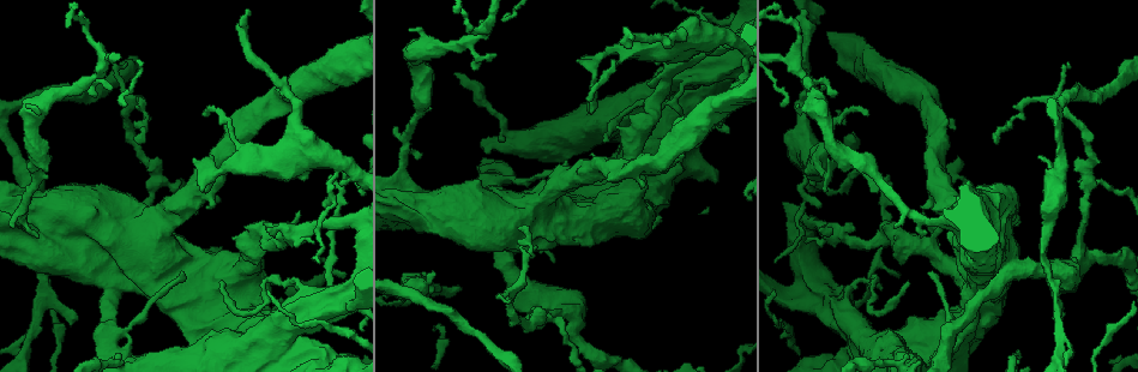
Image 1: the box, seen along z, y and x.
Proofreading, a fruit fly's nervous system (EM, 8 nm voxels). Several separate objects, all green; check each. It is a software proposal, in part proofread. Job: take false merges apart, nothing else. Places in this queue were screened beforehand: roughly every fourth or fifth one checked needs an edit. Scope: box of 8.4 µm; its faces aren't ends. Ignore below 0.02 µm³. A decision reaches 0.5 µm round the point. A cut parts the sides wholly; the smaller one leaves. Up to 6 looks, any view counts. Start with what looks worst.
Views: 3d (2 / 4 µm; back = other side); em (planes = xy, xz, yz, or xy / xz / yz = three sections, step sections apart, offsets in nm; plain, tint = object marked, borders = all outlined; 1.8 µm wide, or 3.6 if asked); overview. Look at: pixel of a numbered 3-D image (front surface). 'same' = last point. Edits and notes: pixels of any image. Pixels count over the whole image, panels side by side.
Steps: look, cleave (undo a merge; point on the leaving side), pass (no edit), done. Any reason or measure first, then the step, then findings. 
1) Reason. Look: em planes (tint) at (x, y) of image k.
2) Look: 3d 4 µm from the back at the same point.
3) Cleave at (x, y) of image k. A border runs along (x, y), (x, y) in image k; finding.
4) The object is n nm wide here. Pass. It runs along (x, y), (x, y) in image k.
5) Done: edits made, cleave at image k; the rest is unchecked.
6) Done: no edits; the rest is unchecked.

Sharp bend. Look: em planes (tint) at (730, 69) of image 1.

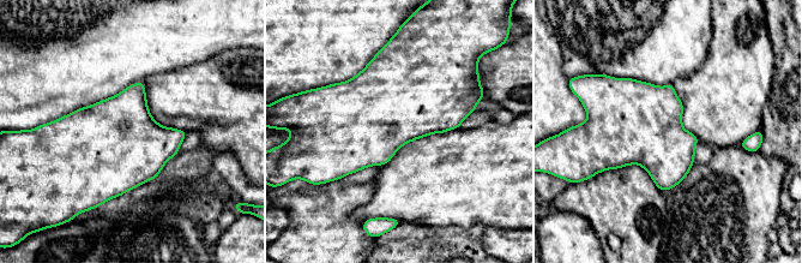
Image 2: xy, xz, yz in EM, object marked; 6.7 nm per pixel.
The object is 500 nm wide here. Pass. One neuron here.

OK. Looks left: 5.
Thick turns thin. Look: 3d 4 µm at (249, 268) of image 1.

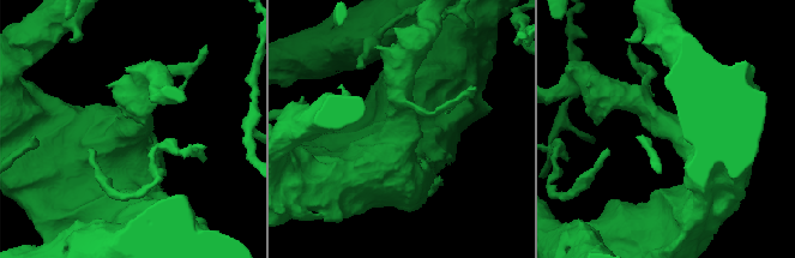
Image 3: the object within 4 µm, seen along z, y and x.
Look: em 3.6 µm planes (tint) at (132, 131) of image 3.

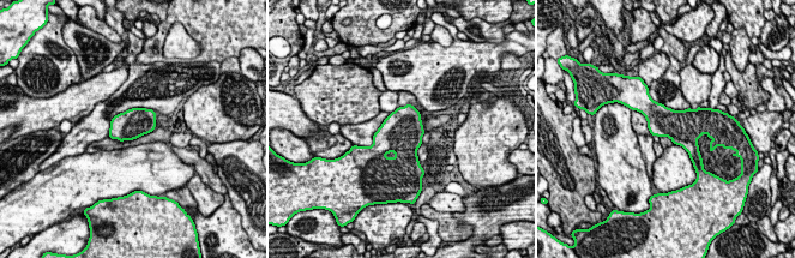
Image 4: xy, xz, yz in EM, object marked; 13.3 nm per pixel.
Pass. One neuron here.

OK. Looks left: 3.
Sudden change in width. Look: em 3.6 µm planes (plain) at (1007, 270) of image 1.

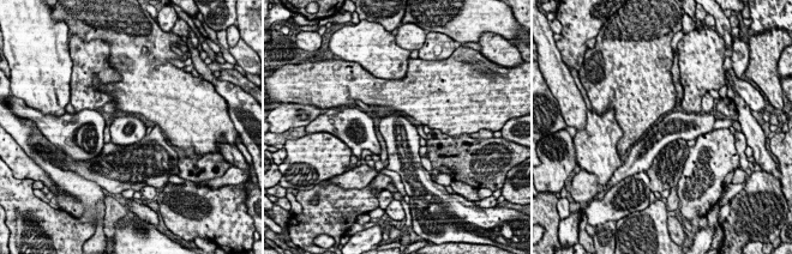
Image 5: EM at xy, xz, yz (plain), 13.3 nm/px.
Look: em 3.6 µm planes (tint) at the same point.

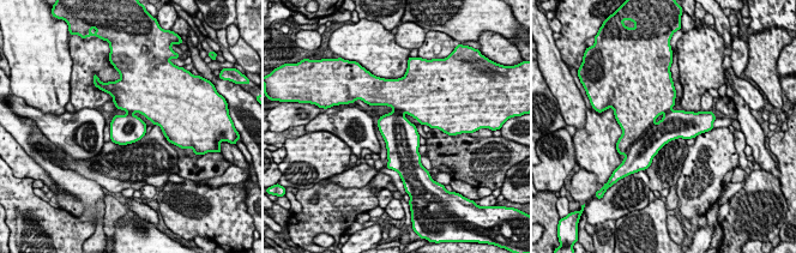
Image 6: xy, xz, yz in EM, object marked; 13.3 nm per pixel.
Cleave at (639, 157) of image 6. A border runs along (641, 137), (629, 146) in image 6; a second neuron is stuck on.

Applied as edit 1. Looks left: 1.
Done: edits made, cleave at image 6; the rest is unchecked.

